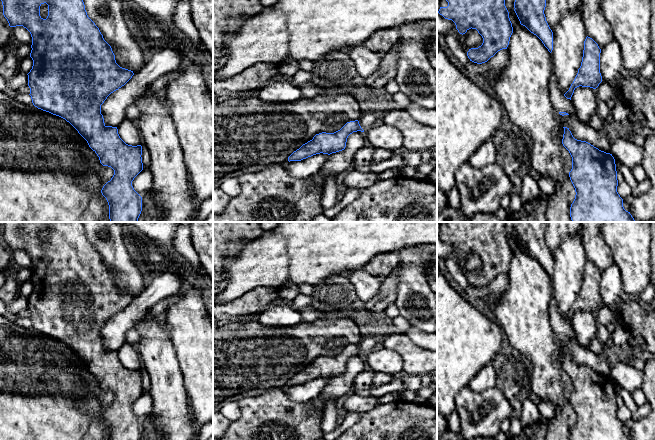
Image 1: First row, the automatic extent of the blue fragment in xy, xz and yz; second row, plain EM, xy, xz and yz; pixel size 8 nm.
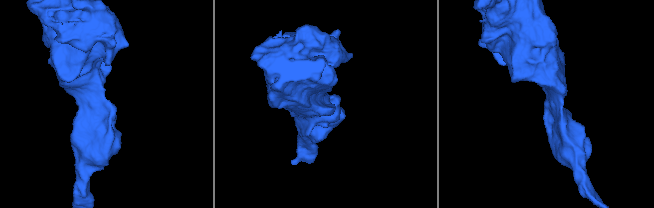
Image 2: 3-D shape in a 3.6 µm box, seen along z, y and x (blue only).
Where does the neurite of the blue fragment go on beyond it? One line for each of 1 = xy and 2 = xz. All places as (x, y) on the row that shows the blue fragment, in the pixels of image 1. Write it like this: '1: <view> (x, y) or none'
1: none
2: none

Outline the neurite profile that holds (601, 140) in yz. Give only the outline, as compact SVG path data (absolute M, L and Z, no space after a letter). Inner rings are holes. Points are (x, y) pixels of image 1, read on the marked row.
M560 115L563 127L567 127L573 137L577 140L586 141L601 151L610 153L612 136L609 133L595 130L590 125L581 123L576 117L571 115Z

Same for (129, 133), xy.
M125 118L117 127L120 138L128 145L137 146L142 144L141 133L133 121Z

